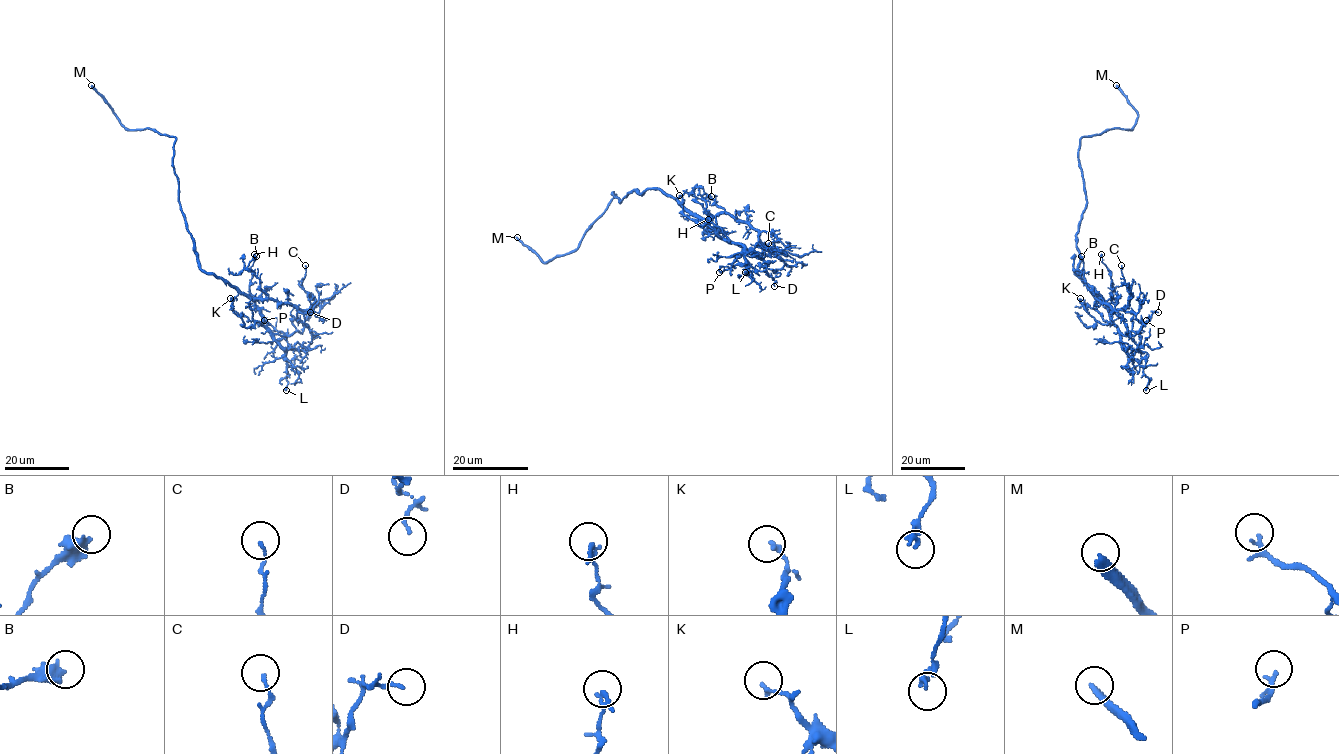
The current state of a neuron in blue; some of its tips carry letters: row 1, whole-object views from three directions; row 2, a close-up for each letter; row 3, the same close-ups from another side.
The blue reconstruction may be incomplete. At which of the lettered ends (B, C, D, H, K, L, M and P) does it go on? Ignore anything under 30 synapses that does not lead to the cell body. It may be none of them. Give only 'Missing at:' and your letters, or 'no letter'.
Missing at: M

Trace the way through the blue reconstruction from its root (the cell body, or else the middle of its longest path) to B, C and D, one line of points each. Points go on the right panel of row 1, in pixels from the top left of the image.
B: (1079, 232), (1079, 265), (1075, 272), (1099, 298), (1087, 287), (1084, 275), (1074, 269), (1083, 268), (1081, 256)
C: (1079, 232), (1079, 265), (1075, 272), (1100, 296), (1096, 298), (1101, 303), (1124, 309), (1130, 292), (1121, 265)
D: (1079, 232), (1079, 265), (1075, 272), (1105, 301), (1117, 329), (1123, 335), (1137, 333), (1152, 312), (1158, 312)

